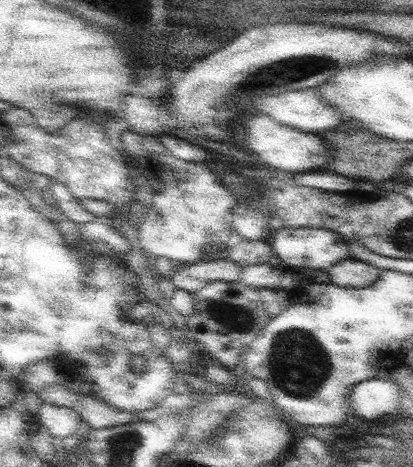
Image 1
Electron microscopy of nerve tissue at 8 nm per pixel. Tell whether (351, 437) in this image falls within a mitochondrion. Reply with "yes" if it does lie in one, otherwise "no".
no

